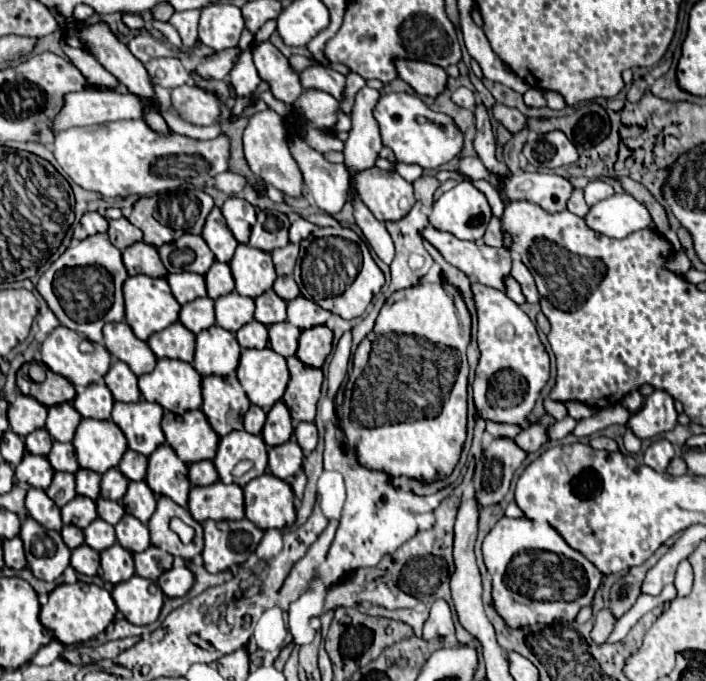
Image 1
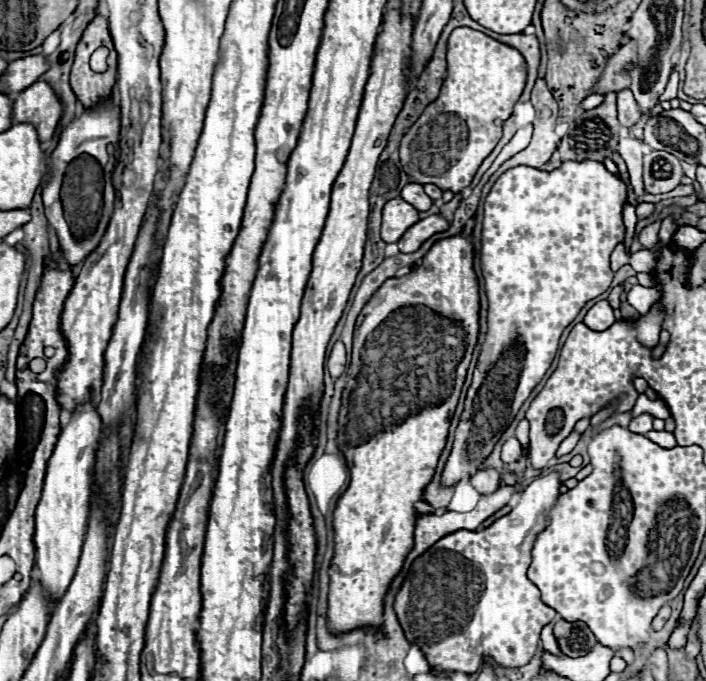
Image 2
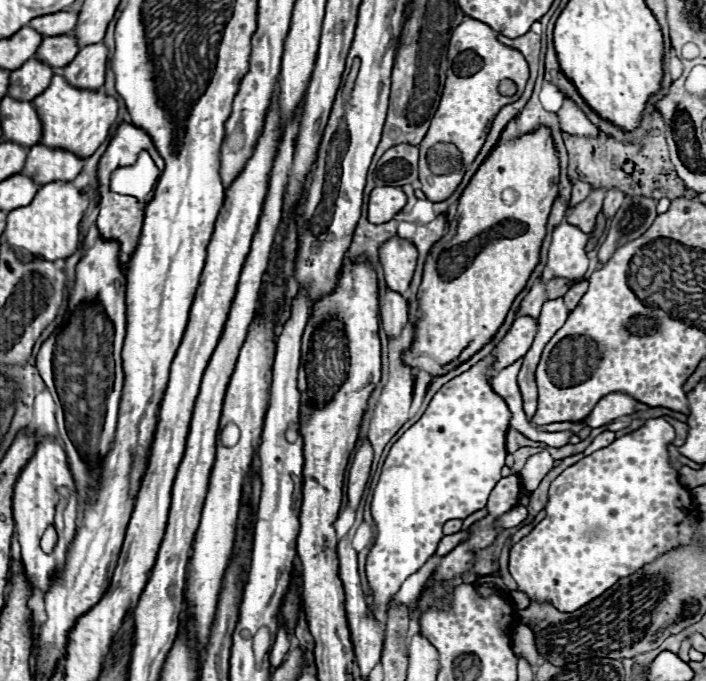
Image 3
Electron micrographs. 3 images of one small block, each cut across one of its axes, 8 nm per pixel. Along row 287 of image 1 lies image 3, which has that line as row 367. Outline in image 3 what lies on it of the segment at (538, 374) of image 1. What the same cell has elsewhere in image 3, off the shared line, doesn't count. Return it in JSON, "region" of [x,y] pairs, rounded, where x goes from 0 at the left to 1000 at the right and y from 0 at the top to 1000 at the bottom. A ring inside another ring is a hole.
{"region":[[[691,523],[669,537],[663,546],[632,561],[623,576],[618,576],[598,614],[586,626],[581,626],[552,658],[527,734],[527,761],[535,778],[533,799],[527,802],[518,825],[518,846],[530,875],[530,884],[524,890],[527,899],[538,887],[552,887],[558,872],[567,866],[567,858],[618,811],[618,802],[629,787],[629,767],[640,761],[657,764],[666,755],[683,749],[697,717],[711,702],[708,690],[717,673],[717,634],[722,620],[722,602],[691,564],[691,555],[700,552],[700,543],[694,543],[697,529],[700,523]]]}

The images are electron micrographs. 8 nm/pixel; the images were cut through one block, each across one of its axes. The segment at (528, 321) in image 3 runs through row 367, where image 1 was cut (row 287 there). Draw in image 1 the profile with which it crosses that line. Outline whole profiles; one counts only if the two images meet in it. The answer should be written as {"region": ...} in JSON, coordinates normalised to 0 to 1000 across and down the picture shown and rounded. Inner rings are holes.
{"region":[[[612,332],[603,335],[601,349],[623,367],[623,373],[629,376],[632,385],[643,388],[657,402],[674,408],[680,417],[697,420],[703,426],[717,426],[717,408],[722,405],[722,370],[717,364],[697,364],[697,361],[688,361],[686,355],[657,355],[657,352],[649,352],[643,344],[623,341]]]}

